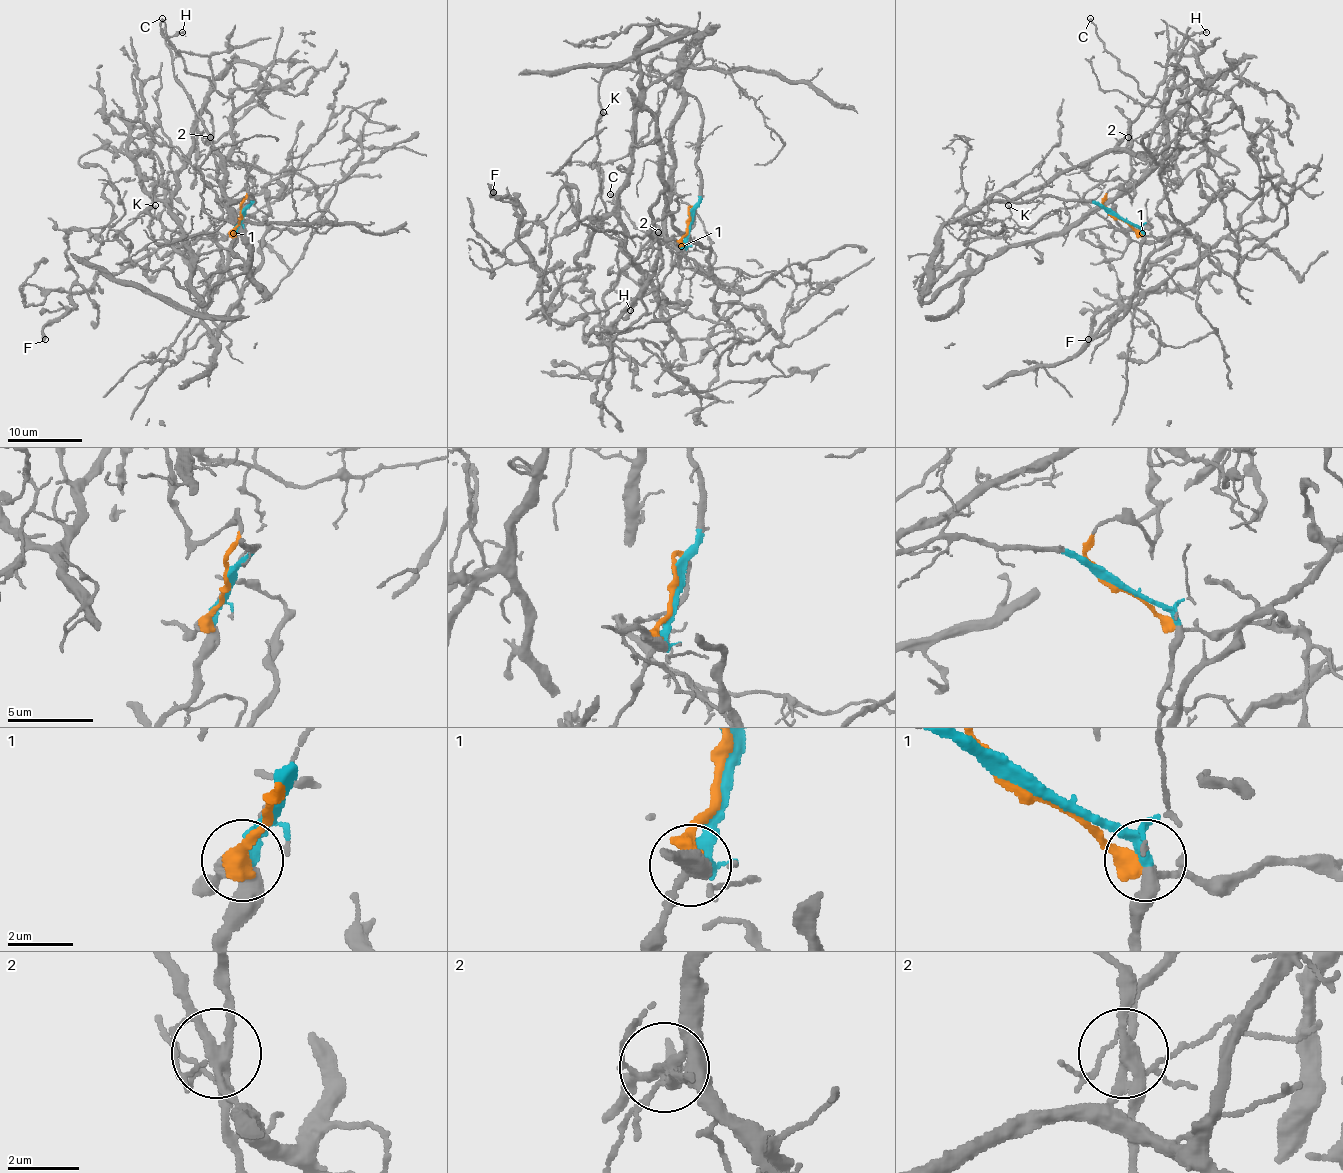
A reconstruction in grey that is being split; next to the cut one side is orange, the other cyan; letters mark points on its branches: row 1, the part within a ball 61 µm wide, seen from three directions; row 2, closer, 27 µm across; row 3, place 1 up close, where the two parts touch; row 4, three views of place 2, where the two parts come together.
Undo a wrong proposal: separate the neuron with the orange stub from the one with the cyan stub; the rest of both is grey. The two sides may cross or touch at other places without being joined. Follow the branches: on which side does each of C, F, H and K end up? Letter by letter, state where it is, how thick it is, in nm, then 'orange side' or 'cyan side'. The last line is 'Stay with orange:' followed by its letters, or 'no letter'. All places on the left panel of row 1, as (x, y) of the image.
C: (162, 18) | 190 nm | cyan side
F: (45, 339) | 300 nm | orange side
H: (182, 32) | 160 nm | cyan side
K: (155, 205) | 120 nm | cyan side
Stay with orange: F

